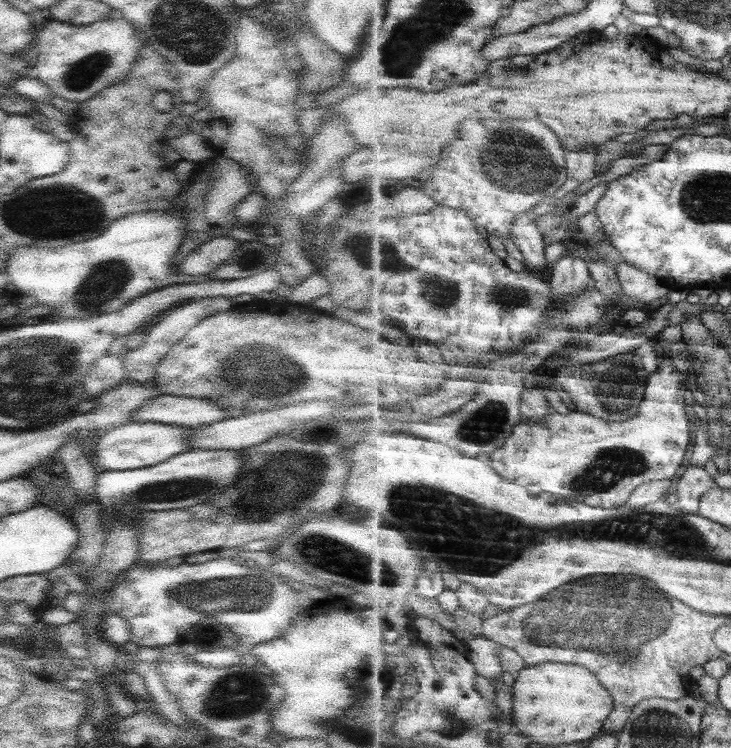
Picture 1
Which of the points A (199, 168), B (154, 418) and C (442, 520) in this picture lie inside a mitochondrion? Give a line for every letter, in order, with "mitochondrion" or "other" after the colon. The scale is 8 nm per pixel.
A: other
B: other
C: mitochondrion

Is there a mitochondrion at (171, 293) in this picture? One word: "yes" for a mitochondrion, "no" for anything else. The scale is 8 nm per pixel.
no

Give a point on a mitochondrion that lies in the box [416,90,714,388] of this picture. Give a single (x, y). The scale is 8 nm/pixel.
(514, 163)

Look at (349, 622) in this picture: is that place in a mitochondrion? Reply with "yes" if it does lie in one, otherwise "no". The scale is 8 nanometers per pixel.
no

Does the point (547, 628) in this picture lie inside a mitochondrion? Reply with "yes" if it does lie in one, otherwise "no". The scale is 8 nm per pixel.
yes

